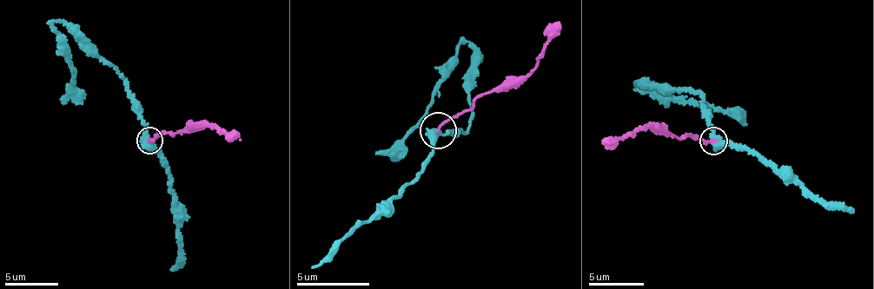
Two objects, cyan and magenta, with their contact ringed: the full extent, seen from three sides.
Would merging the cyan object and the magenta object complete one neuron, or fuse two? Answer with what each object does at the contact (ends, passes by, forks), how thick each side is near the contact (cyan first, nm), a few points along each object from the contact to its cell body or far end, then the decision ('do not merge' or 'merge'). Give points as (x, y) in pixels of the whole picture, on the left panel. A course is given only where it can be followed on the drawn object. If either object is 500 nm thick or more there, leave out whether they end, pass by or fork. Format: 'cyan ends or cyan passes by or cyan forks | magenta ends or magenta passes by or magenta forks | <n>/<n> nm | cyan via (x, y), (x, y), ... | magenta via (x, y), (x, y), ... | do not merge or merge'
cyan passes by | magenta ends | 480/200 nm | cyan via (148, 141), (140, 106), (122, 78), (56, 22), (52, 28), (63, 39), (62, 47), (74, 69), (63, 103) | magenta via (150, 140), (171, 132), (173, 134), (211, 125), (241, 140) | do not merge

